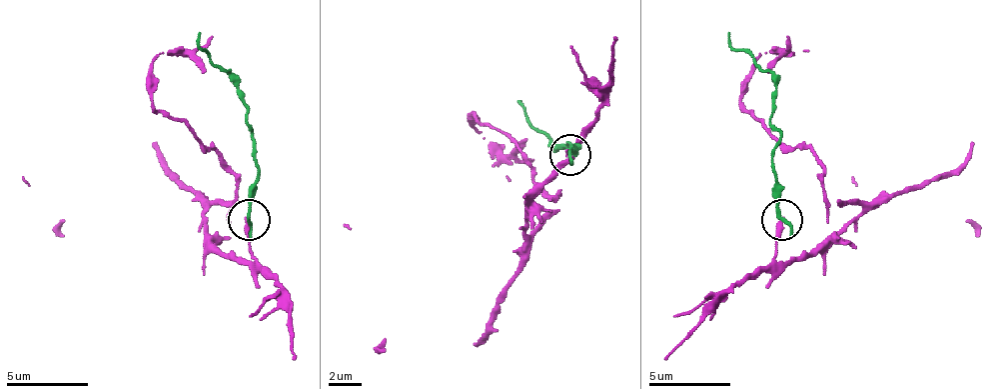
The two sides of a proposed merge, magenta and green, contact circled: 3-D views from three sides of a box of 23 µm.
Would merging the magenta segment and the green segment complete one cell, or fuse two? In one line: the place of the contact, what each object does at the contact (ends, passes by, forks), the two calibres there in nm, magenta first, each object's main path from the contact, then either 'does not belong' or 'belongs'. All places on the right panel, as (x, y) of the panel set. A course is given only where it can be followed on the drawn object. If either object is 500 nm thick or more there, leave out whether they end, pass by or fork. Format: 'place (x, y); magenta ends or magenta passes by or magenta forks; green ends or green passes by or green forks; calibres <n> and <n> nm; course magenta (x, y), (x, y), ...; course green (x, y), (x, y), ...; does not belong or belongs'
place (782, 219); magenta ends; green ends; calibres 320 and 280 nm; course magenta (781, 218), (781, 259), (806, 259), (863, 210), (830, 202), (806, 148), (744, 103), (752, 66), (789, 37); course green (781, 218), (773, 177), (781, 132), (768, 119), (773, 78), (727, 41), (727, 33); does not belong

